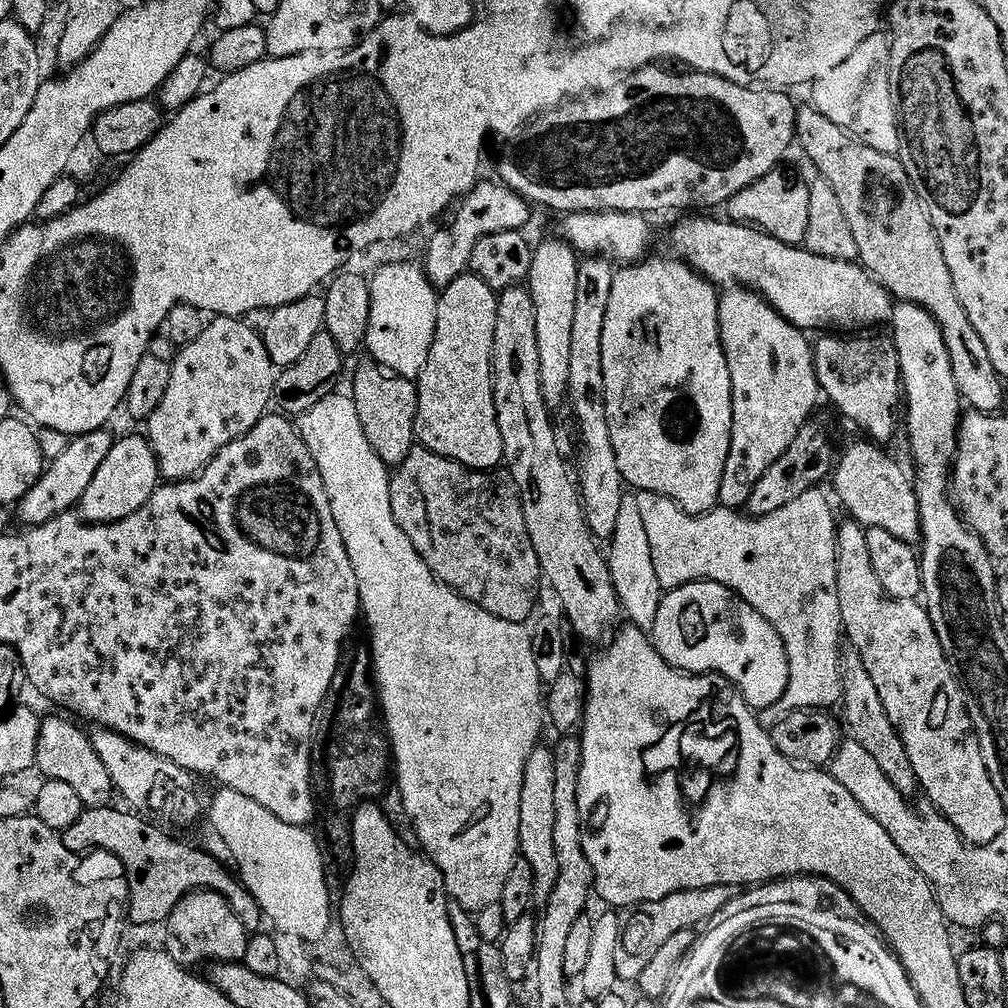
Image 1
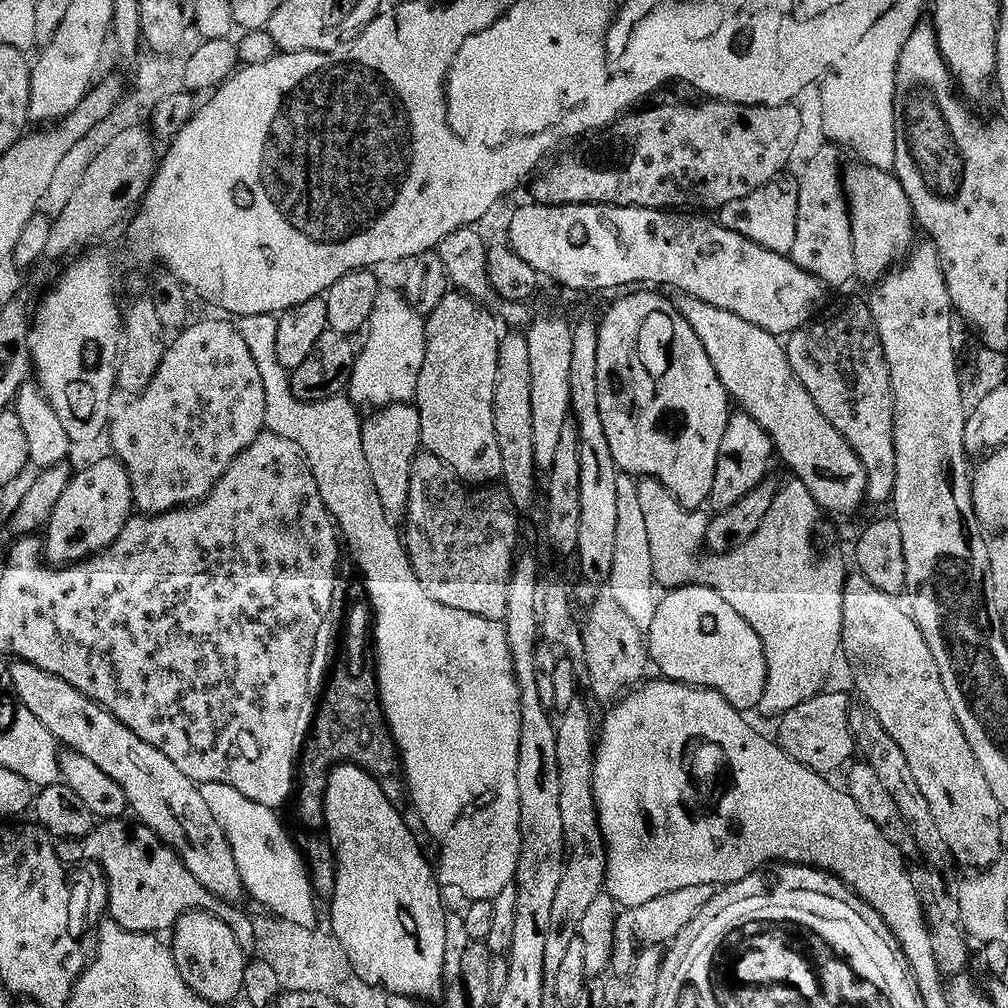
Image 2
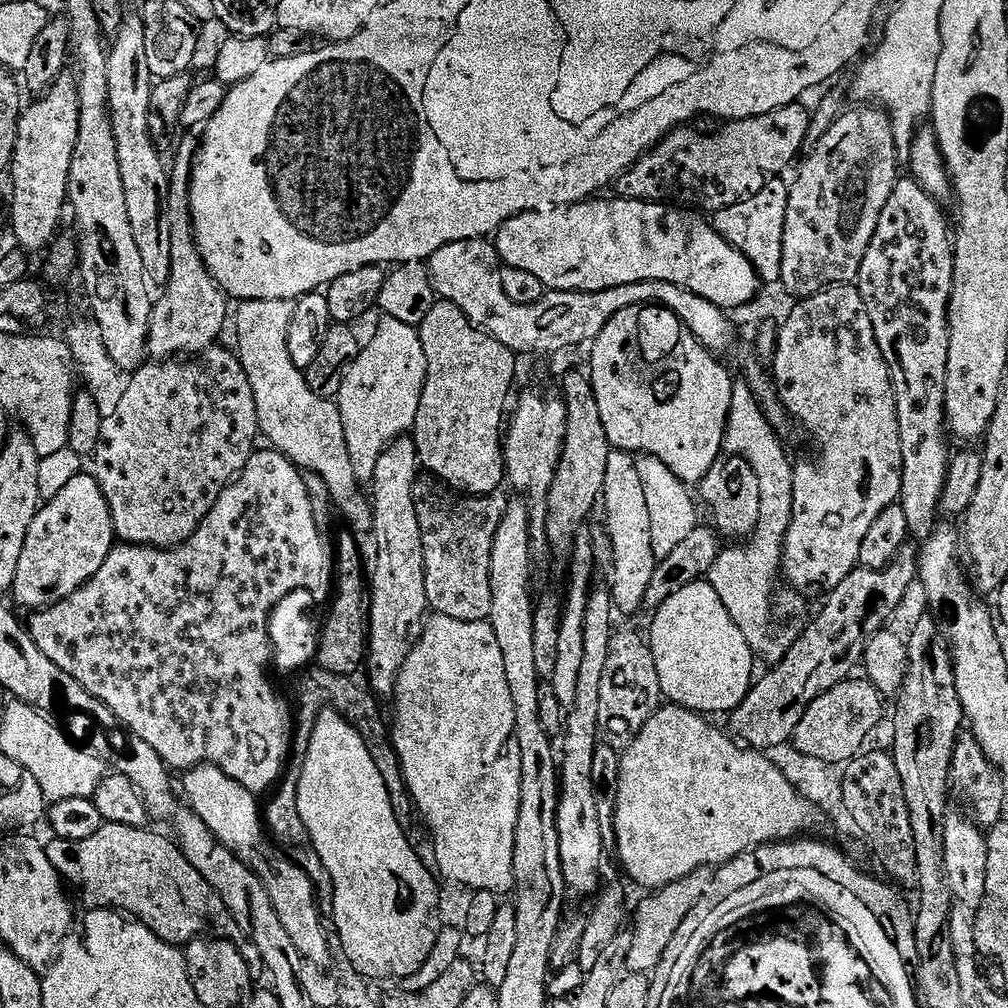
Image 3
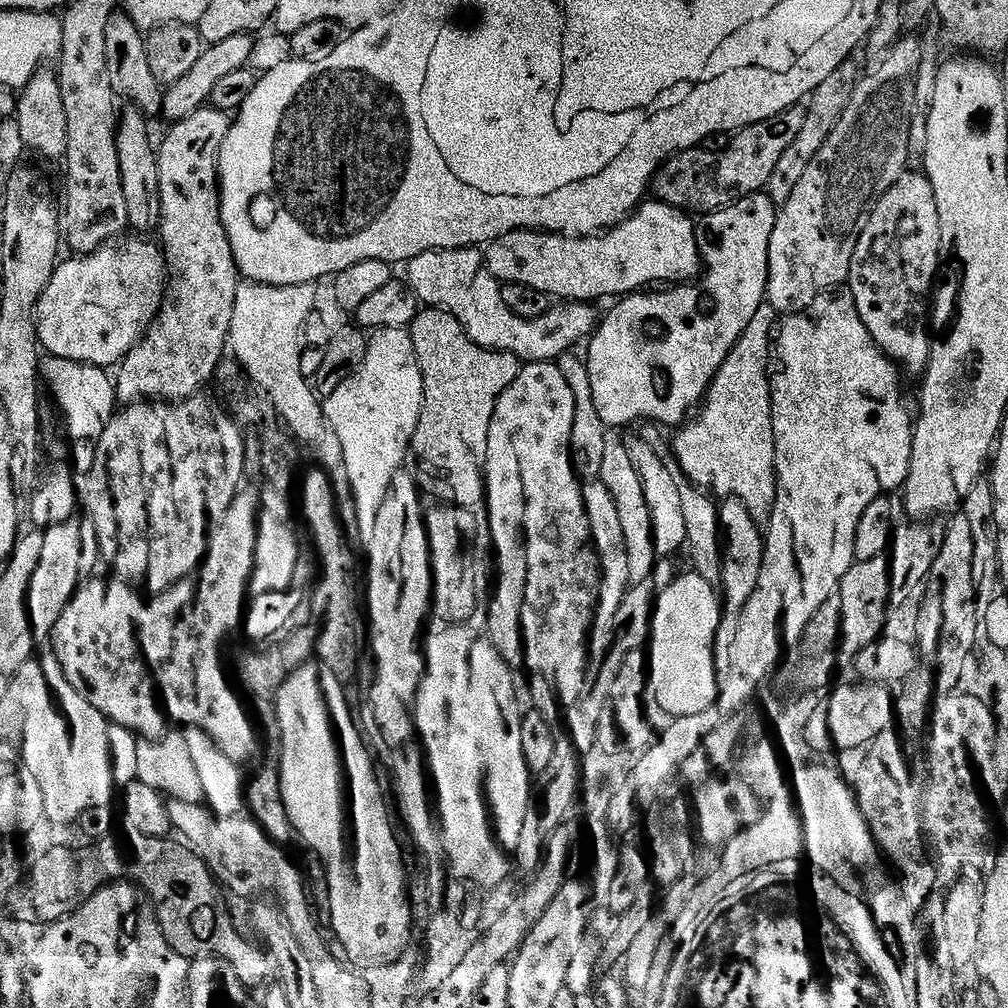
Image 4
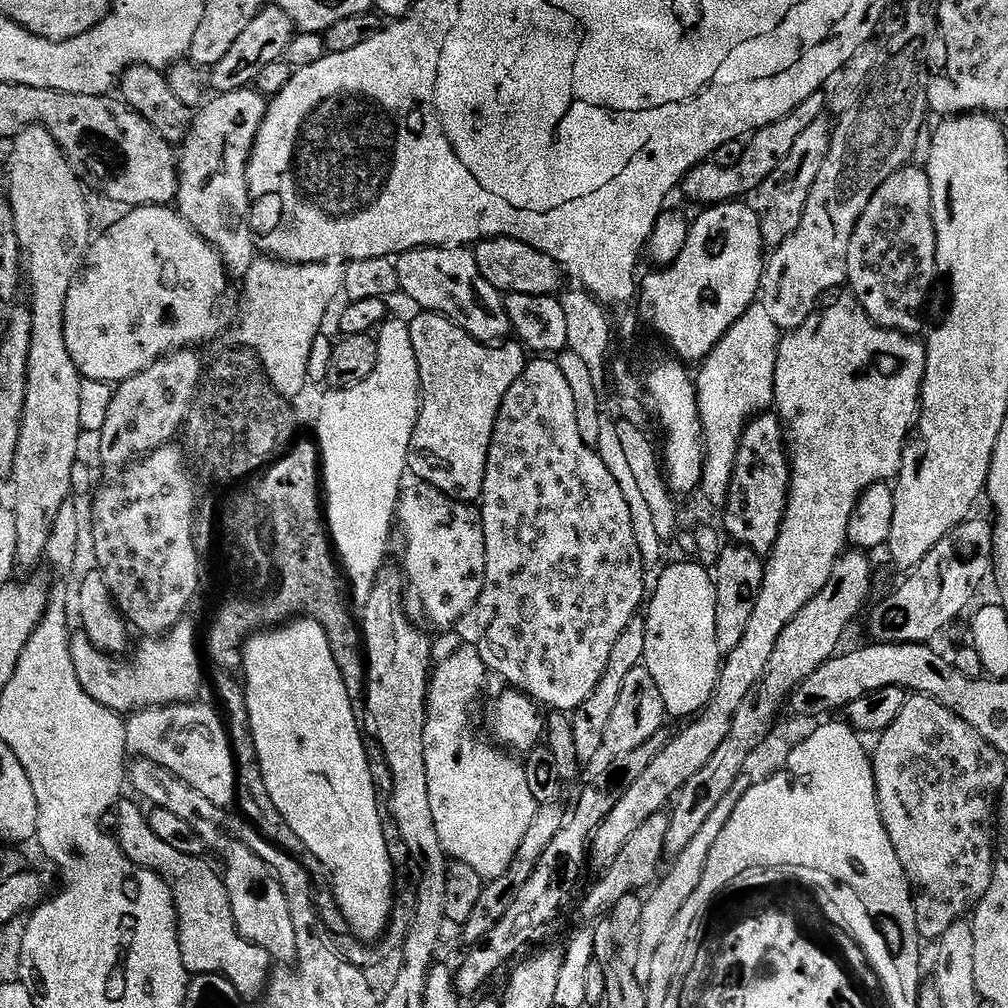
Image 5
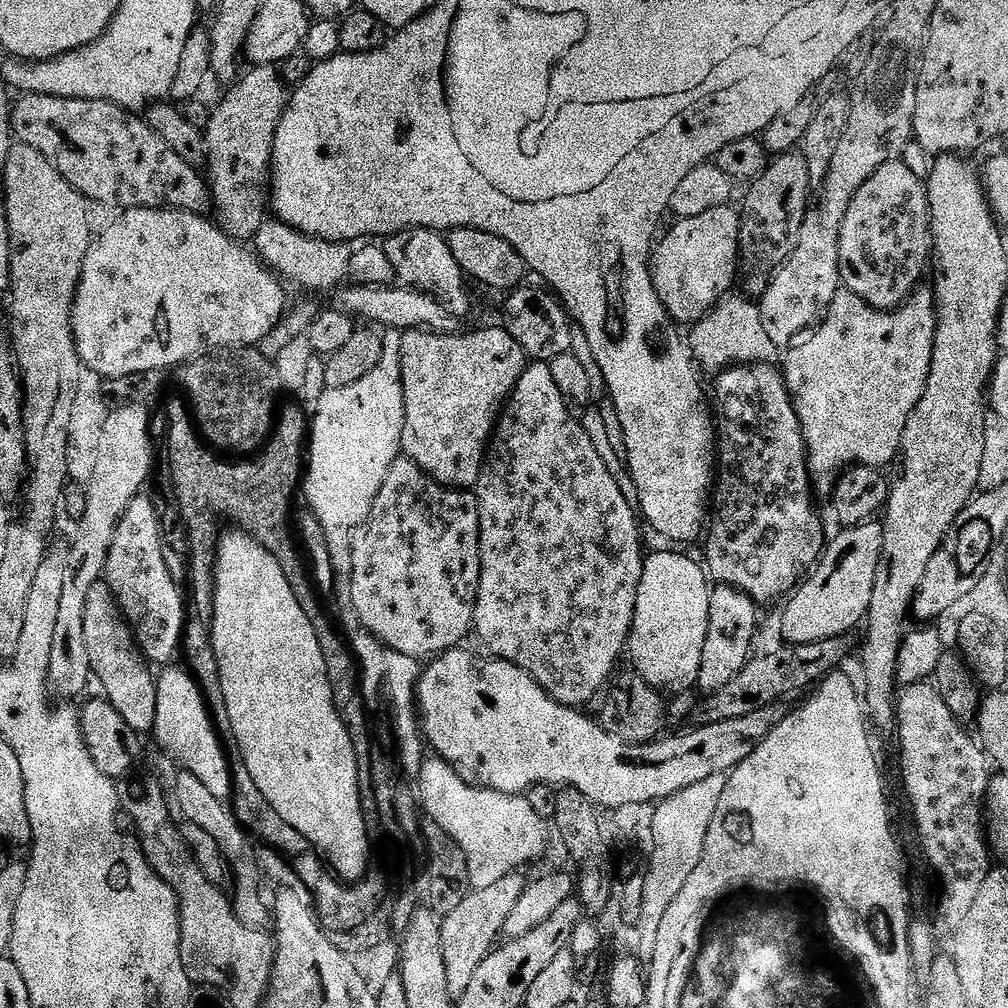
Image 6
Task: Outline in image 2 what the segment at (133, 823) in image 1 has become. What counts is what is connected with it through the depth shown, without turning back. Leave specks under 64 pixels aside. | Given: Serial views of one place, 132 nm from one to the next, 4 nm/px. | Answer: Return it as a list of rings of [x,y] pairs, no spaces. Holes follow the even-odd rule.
[[[124,818],[105,819],[78,844],[86,859],[104,867],[103,875],[109,886],[110,916],[116,925],[128,932],[164,934],[175,928],[187,912],[209,912],[222,918],[222,922],[234,930],[234,938],[238,938],[238,946],[242,946],[245,954],[255,953],[253,917],[247,916],[243,907],[219,900],[186,868],[179,852],[148,827],[126,821]]]

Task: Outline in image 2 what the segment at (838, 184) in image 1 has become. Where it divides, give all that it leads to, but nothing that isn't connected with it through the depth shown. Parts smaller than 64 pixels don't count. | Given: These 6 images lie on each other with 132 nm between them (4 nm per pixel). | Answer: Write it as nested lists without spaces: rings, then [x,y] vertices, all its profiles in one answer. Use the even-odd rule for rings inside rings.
[[[863,162],[855,163],[843,169],[844,193],[853,230],[855,275],[872,286],[908,259],[918,244],[918,225],[910,198],[895,171],[887,172]]]

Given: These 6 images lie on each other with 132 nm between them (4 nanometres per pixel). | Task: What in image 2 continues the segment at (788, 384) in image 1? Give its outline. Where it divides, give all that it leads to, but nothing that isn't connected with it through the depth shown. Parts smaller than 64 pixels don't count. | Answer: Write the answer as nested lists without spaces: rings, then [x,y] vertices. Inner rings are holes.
[[[744,410],[729,415],[726,434],[722,438],[722,450],[718,454],[718,466],[714,474],[714,486],[712,487],[711,507],[716,512],[730,510],[750,490],[754,490],[769,475],[768,467],[774,461],[774,445],[770,434],[766,432],[755,420]]]

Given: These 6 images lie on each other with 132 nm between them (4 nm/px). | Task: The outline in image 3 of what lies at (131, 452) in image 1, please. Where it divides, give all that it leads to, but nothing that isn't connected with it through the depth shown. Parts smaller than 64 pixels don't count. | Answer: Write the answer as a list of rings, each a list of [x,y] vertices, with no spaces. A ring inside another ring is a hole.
[[[92,474],[75,476],[53,500],[41,507],[34,522],[30,522],[11,599],[16,599],[27,610],[43,610],[70,598],[74,590],[102,570],[102,562],[112,553],[115,540],[110,506],[100,483]]]

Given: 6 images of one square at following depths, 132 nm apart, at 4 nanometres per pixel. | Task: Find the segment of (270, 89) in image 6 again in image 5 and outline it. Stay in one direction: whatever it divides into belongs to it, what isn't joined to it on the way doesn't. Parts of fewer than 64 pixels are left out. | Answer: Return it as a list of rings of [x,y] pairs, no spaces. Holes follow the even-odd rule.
[[[249,86],[247,88],[239,88],[233,92],[221,92],[212,97],[193,115],[192,125],[186,134],[183,144],[178,148],[178,171],[180,174],[180,181],[176,190],[176,198],[174,207],[179,212],[180,217],[186,222],[190,222],[190,226],[201,238],[207,241],[208,244],[213,245],[217,252],[220,253],[224,260],[224,266],[228,269],[228,275],[232,278],[242,278],[250,270],[253,260],[258,256],[258,244],[254,239],[252,225],[249,223],[249,216],[252,215],[252,200],[251,194],[248,193],[248,160],[252,156],[252,148],[256,144],[256,136],[259,133],[259,128],[263,124],[264,115],[268,113],[269,101],[256,90],[255,87]]]

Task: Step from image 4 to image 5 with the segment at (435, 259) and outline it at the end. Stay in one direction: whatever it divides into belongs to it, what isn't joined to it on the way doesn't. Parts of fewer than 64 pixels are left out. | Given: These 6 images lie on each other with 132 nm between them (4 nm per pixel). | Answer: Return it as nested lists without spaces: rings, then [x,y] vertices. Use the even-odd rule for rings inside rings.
[[[467,247],[415,248],[412,252],[399,253],[395,266],[400,292],[408,295],[417,304],[417,309],[442,313],[484,343],[503,341],[507,337],[504,335],[512,332],[504,296],[486,282],[482,270],[478,270],[475,255]]]

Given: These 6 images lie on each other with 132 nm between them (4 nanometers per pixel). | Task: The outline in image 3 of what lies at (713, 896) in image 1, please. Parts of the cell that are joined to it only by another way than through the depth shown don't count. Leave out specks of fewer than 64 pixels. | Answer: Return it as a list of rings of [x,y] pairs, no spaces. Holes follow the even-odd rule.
[[[699,868],[686,878],[678,882],[670,882],[670,886],[657,888],[651,894],[645,895],[640,905],[634,908],[636,914],[636,925],[630,928],[633,936],[627,971],[632,974],[652,974],[659,964],[666,951],[666,946],[673,941],[674,934],[678,931],[678,926],[686,919],[686,914],[690,913],[701,901],[702,896],[710,890],[716,872],[712,868]]]

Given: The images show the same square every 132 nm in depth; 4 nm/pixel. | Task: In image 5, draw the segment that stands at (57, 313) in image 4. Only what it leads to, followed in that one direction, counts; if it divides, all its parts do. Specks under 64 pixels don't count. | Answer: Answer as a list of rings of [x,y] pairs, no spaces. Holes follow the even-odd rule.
[[[145,204],[142,208],[134,208],[125,211],[125,216],[121,218],[117,224],[112,224],[104,233],[97,235],[93,239],[92,243],[88,245],[88,252],[84,255],[84,266],[80,269],[80,273],[76,275],[76,281],[70,286],[70,294],[66,294],[66,310],[64,311],[64,333],[66,334],[66,350],[70,350],[70,358],[74,358],[74,362],[80,367],[80,375],[84,380],[97,380],[103,384],[111,384],[113,386],[120,384],[124,380],[134,378],[134,374],[138,374],[142,370],[146,370],[154,362],[158,362],[164,356],[167,356],[169,352],[175,352],[182,348],[192,348],[193,346],[200,346],[196,344],[204,344],[207,340],[212,340],[220,331],[224,328],[224,303],[228,300],[228,283],[230,283],[230,277],[228,275],[228,269],[224,266],[224,260],[221,258],[220,253],[216,251],[213,245],[210,245],[201,236],[192,229],[190,222],[186,222],[180,217],[179,212],[172,206],[161,206],[159,204]]]

